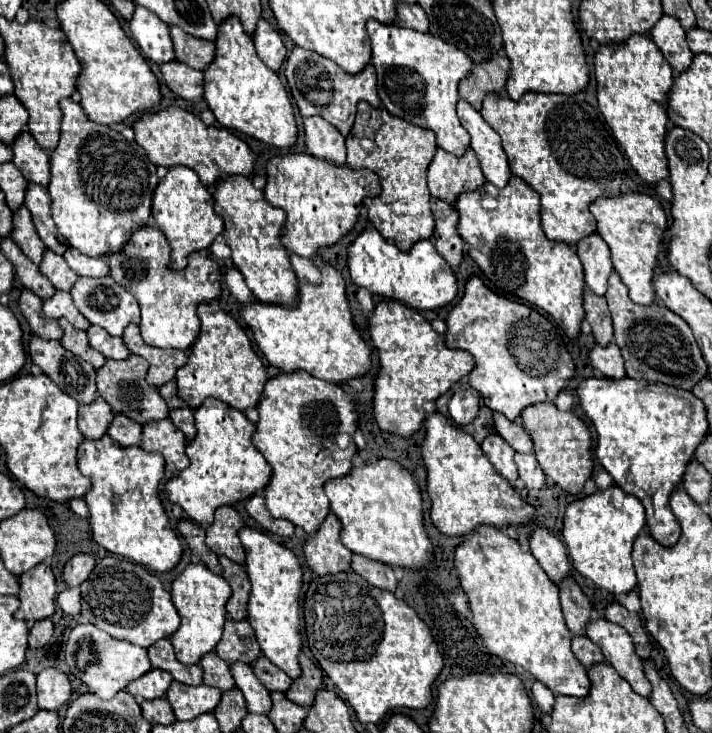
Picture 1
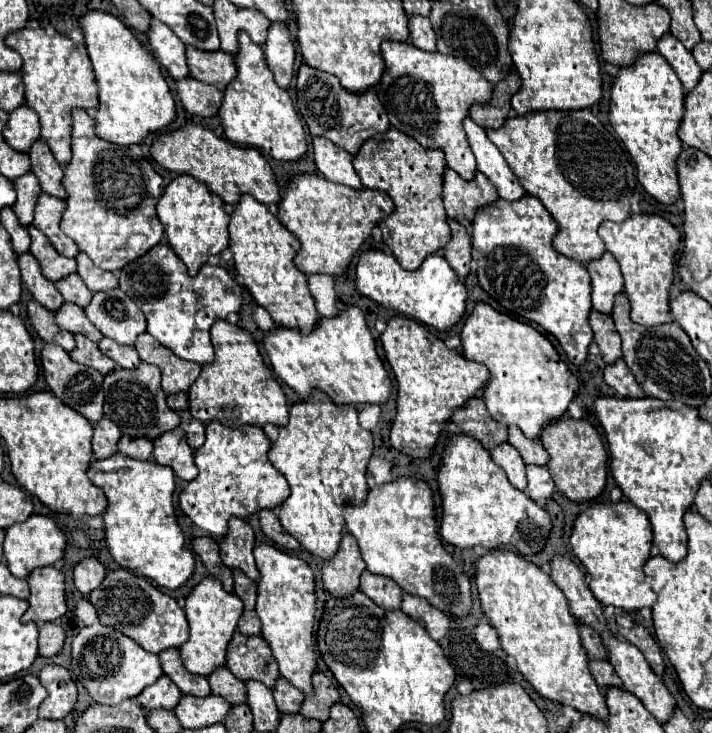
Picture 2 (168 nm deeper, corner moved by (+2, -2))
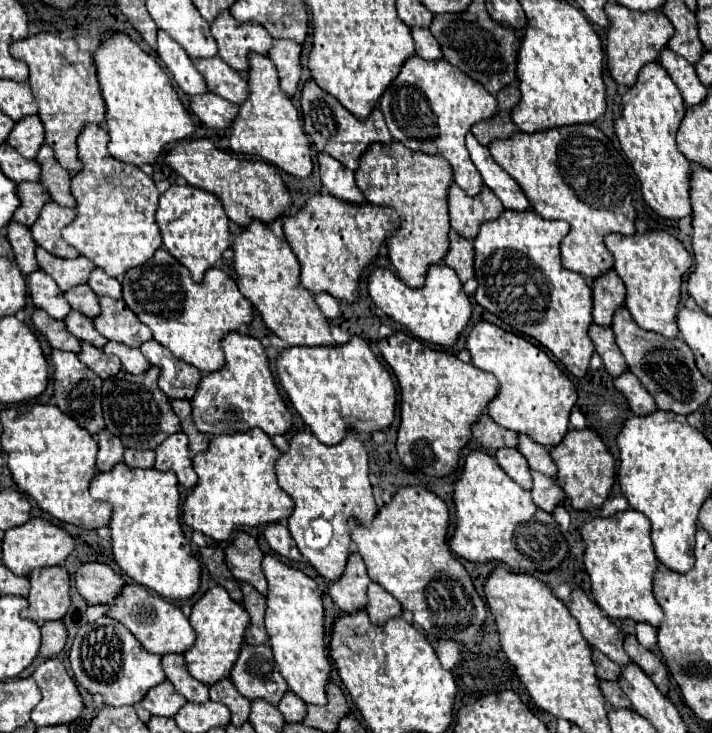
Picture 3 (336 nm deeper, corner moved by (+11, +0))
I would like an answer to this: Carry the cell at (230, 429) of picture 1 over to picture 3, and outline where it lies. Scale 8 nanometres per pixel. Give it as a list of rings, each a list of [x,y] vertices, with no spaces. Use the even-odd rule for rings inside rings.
[[[260,429],[212,437],[208,451],[194,457],[198,485],[186,497],[184,523],[214,541],[228,541],[240,525],[258,527],[286,521],[292,515],[294,505],[278,487],[274,465],[280,455],[282,453],[272,445],[272,439]]]

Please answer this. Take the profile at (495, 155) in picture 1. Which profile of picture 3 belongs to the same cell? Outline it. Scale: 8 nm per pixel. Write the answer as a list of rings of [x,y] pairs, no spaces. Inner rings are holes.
[[[468,133],[468,137],[466,137],[466,145],[468,145],[468,151],[470,151],[472,163],[476,165],[476,169],[480,171],[480,175],[484,179],[484,185],[490,187],[496,193],[496,197],[502,201],[502,205],[506,209],[510,209],[510,211],[528,211],[528,209],[532,209],[530,201],[522,193],[520,185],[500,165],[494,163],[488,147],[480,145],[472,137],[472,133]]]

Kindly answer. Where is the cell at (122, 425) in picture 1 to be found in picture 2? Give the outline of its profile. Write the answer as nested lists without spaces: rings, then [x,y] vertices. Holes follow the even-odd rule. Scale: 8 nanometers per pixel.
[[[123,435],[119,441],[119,451],[133,459],[149,459],[153,451],[153,443],[145,437],[127,437]]]

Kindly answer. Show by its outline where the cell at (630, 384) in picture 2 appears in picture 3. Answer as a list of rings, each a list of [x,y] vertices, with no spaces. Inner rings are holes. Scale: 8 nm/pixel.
[[[624,373],[614,379],[614,385],[618,391],[622,391],[626,395],[634,415],[650,415],[652,411],[658,409],[652,395],[644,389],[644,385],[640,383],[640,379],[636,379],[636,375]]]

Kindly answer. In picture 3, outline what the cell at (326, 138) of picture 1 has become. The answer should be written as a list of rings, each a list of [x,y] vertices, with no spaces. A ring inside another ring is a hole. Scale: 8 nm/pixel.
[[[326,153],[318,155],[318,163],[320,163],[322,185],[330,195],[354,205],[362,205],[366,201],[362,191],[356,187],[354,171],[350,171],[348,167],[344,167],[340,161],[332,159]]]

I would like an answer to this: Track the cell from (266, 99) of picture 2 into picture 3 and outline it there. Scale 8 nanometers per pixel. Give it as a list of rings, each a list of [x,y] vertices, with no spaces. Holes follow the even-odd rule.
[[[250,55],[250,99],[240,105],[240,113],[230,127],[230,149],[252,159],[266,161],[294,177],[308,177],[312,173],[310,141],[304,133],[298,109],[280,89],[280,77],[274,63],[266,55]]]

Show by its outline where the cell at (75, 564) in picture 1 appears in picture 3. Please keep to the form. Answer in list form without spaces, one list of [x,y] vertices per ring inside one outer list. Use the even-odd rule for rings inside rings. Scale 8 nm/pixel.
[[[86,563],[76,571],[76,587],[90,605],[112,605],[126,581],[104,563]]]

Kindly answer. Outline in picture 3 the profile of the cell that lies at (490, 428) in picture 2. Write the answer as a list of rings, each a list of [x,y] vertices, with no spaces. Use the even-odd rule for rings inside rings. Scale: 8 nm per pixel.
[[[482,415],[482,419],[472,427],[472,433],[474,439],[480,441],[486,451],[492,449],[492,453],[502,447],[518,447],[518,435],[494,423],[488,415]]]

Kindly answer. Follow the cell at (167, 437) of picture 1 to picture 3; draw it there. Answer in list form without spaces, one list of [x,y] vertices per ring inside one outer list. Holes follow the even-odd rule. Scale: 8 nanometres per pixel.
[[[184,433],[170,435],[156,449],[156,471],[174,471],[180,485],[192,489],[198,483],[198,475],[192,469],[192,455],[188,449],[188,437]]]

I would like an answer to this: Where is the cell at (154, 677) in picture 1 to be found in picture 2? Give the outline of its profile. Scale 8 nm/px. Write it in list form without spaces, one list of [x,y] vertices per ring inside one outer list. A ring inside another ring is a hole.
[[[161,675],[153,685],[145,687],[135,697],[135,701],[143,709],[175,709],[179,697],[181,697],[179,687],[167,675]]]

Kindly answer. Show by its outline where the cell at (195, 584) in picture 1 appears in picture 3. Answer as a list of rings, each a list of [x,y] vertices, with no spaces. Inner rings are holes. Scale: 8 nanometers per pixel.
[[[218,585],[206,591],[206,595],[202,595],[202,599],[192,607],[190,623],[198,637],[194,647],[184,653],[188,671],[194,675],[194,679],[202,681],[204,685],[212,685],[224,677],[230,677],[230,671],[244,643],[244,631],[248,629],[250,623],[250,615],[246,613],[246,609],[240,603],[232,601],[228,591]]]

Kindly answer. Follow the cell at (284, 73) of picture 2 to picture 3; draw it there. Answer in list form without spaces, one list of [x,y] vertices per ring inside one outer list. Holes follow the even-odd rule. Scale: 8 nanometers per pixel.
[[[276,39],[274,47],[268,53],[268,57],[272,59],[272,63],[280,73],[280,87],[290,97],[298,91],[302,77],[300,55],[302,55],[302,45],[286,39]]]

